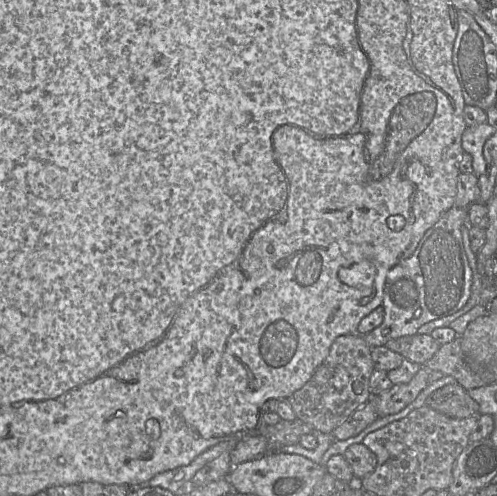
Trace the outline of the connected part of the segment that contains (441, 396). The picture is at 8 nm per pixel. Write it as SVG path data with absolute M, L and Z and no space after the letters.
M459 383L436 390L427 398L426 405L455 419L481 415L479 404Z

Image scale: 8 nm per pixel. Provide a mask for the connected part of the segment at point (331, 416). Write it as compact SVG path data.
M360 334L342 335L335 339L325 361L311 379L289 398L297 418L314 432L331 434L353 412L372 397L370 378L375 370L372 348Z

